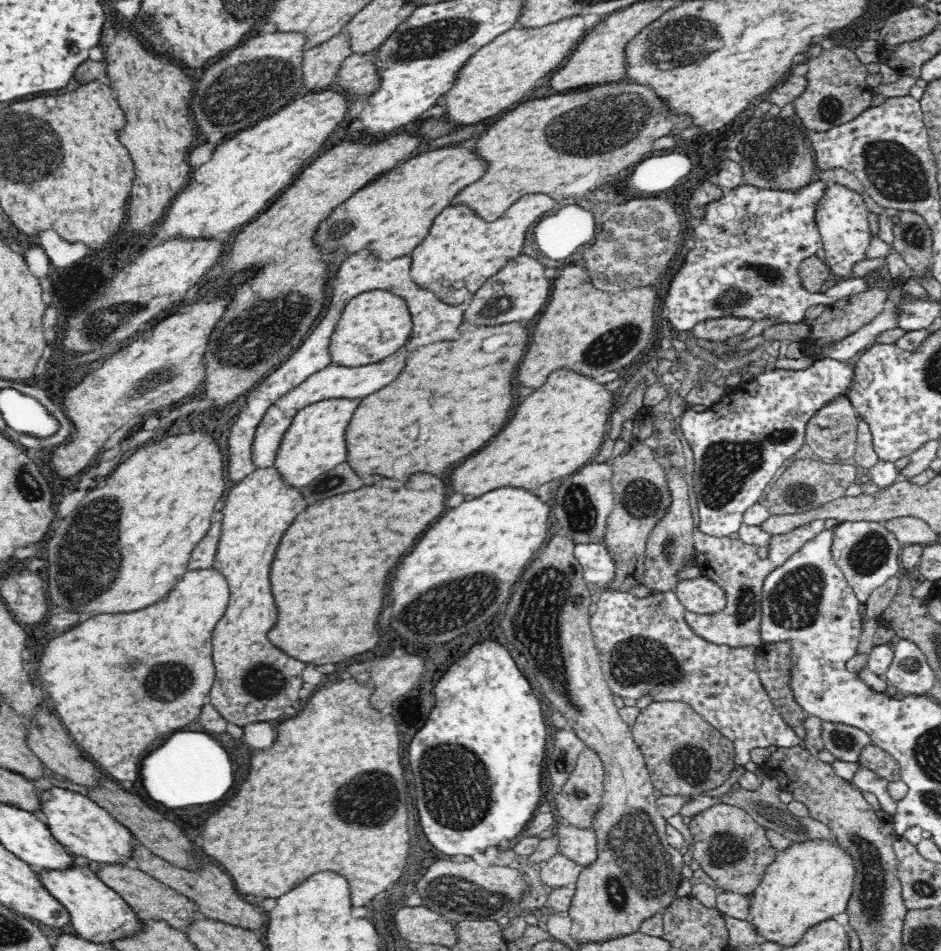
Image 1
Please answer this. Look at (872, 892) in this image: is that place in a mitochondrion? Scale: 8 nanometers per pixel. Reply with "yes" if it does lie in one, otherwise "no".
yes

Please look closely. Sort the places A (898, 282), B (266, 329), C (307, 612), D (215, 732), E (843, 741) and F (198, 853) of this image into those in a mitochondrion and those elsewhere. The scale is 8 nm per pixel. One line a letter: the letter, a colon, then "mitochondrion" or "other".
A: other
B: mitochondrion
C: other
D: other
E: mitochondrion
F: other

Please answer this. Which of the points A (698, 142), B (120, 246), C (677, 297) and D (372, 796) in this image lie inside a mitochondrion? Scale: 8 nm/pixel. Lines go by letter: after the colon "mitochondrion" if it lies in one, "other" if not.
A: other
B: other
C: other
D: mitochondrion

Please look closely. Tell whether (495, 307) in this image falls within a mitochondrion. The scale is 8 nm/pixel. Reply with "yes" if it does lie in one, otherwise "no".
yes

